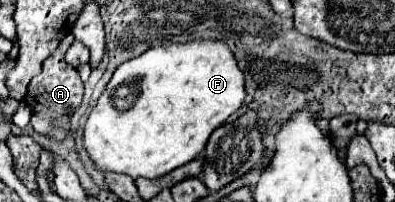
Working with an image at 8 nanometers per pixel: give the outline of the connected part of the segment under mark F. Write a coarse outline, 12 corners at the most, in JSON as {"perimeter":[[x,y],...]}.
{"perimeter":[[223,40],[123,62],[83,130],[101,172],[159,178],[247,98]]}

